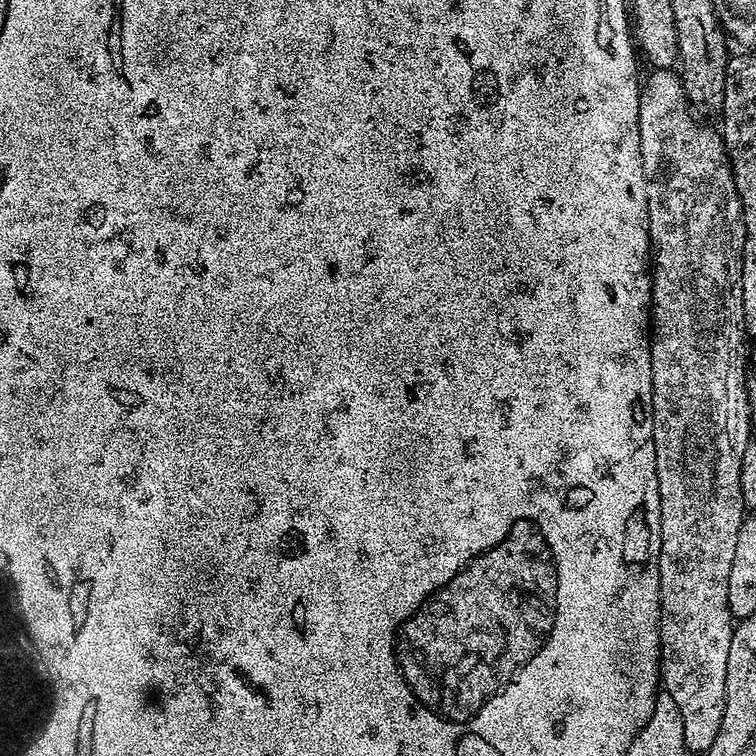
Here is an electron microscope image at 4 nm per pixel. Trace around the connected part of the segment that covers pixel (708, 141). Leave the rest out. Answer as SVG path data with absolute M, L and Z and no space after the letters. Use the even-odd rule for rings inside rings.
M658 68L649 71L640 89L640 153L642 170L646 178L646 198L648 199L648 239L654 249L654 271L652 277L652 303L650 308L650 366L652 367L652 429L654 430L654 462L658 474L660 491L660 557L658 574L660 575L660 679L663 691L674 698L678 714L682 718L684 745L689 753L707 754L718 730L722 726L722 714L726 710L726 658L730 658L730 638L734 621L726 602L726 585L730 583L730 566L734 562L734 545L738 539L738 530L746 509L739 486L739 471L742 470L742 454L753 435L754 417L748 409L748 373L744 360L744 307L742 306L742 262L744 261L744 243L746 226L742 214L742 202L734 182L732 164L728 161L728 152L724 148L724 137L712 128L699 128L692 121L693 109L688 103L679 75L672 68Z

